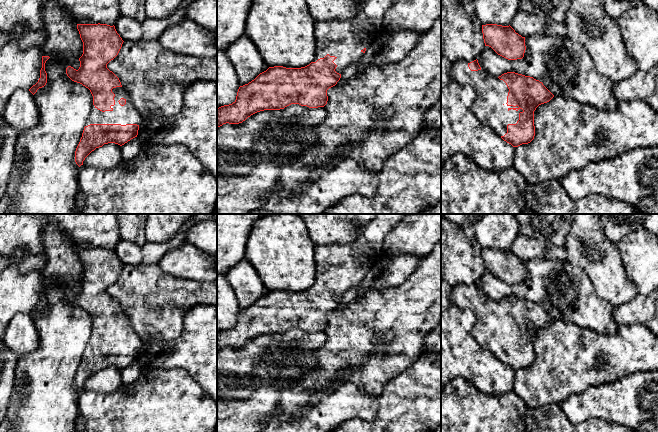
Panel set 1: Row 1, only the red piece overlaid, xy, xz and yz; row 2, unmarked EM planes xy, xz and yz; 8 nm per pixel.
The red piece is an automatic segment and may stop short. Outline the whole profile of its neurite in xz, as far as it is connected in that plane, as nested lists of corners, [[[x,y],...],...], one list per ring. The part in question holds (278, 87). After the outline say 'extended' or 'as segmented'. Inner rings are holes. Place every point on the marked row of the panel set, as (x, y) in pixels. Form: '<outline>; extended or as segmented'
[[[367,0],[363,9],[352,19],[341,22],[316,21],[315,59],[301,68],[269,67],[248,84],[240,86],[232,104],[217,108],[217,128],[226,123],[239,124],[257,112],[280,110],[291,104],[324,107],[328,101],[327,90],[337,84],[346,67],[362,58],[373,37],[382,30],[382,18],[395,1]]]; extended

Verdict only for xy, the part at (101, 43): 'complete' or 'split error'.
split error

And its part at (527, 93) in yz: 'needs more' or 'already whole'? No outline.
needs more

